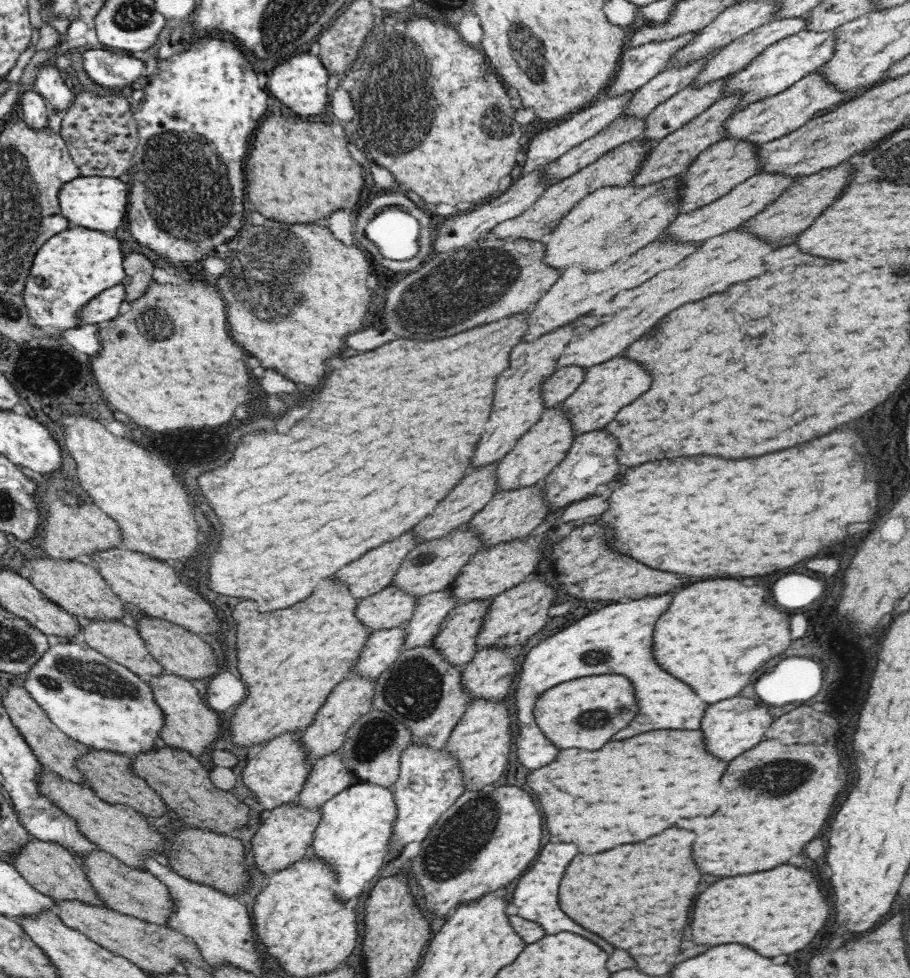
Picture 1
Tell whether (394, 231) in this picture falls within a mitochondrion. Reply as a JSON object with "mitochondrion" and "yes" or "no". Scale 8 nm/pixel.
{"mitochondrion":"yes"}

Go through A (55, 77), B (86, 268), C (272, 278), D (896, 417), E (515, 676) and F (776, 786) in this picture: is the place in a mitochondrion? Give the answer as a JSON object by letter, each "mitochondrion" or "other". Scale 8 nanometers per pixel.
{"A":"other","B":"other","C":"mitochondrion","D":"other","E":"other","F":"mitochondrion"}

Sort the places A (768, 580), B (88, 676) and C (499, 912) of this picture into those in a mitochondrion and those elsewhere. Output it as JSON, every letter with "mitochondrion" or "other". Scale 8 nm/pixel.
{"A":"other","B":"mitochondrion","C":"other"}

